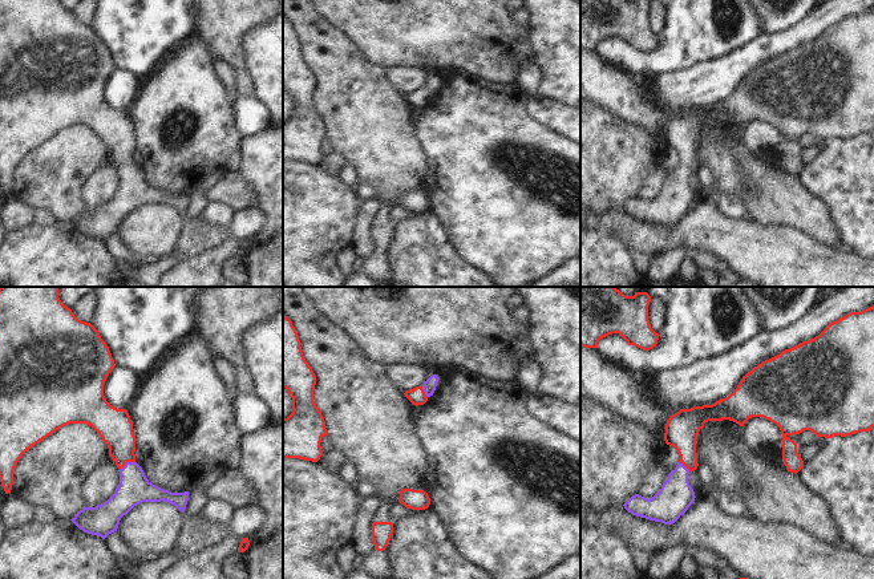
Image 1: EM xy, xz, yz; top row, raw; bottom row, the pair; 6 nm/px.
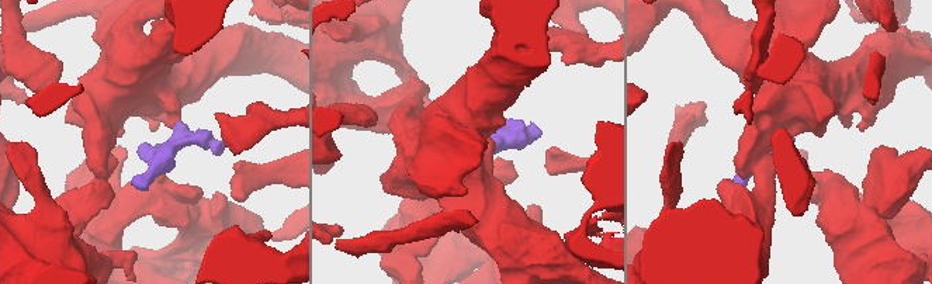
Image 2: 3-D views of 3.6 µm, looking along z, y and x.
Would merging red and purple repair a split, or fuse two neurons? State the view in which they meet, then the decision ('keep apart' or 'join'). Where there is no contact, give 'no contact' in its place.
xy | join

